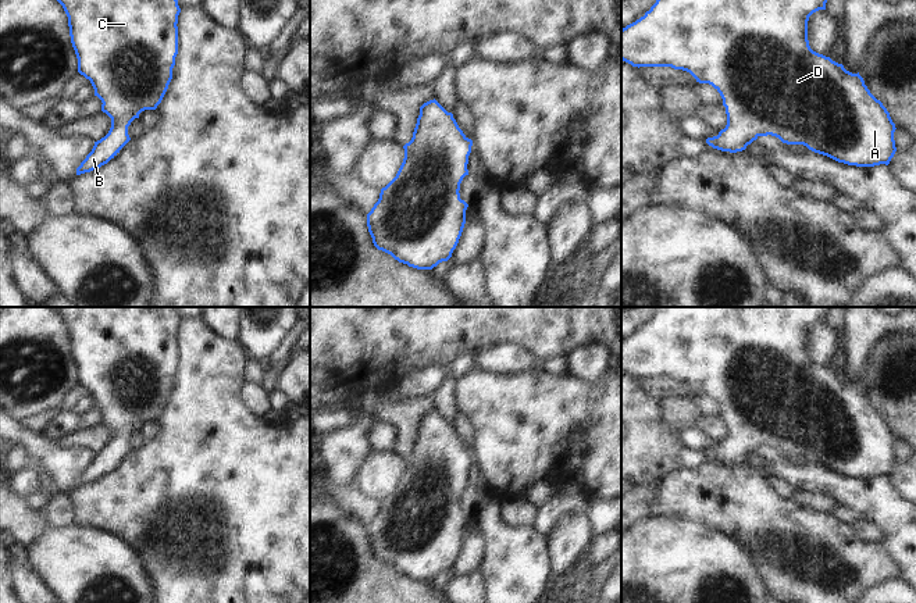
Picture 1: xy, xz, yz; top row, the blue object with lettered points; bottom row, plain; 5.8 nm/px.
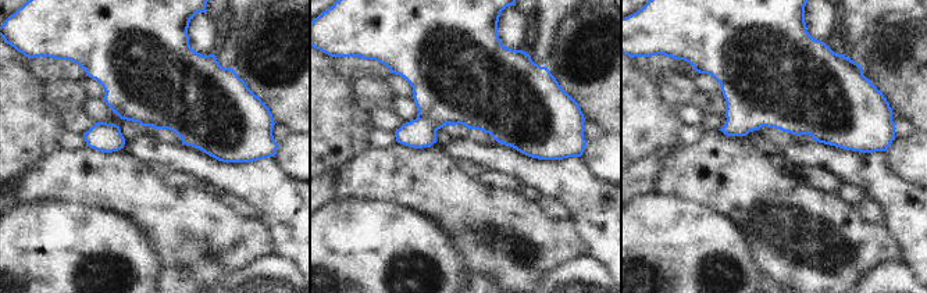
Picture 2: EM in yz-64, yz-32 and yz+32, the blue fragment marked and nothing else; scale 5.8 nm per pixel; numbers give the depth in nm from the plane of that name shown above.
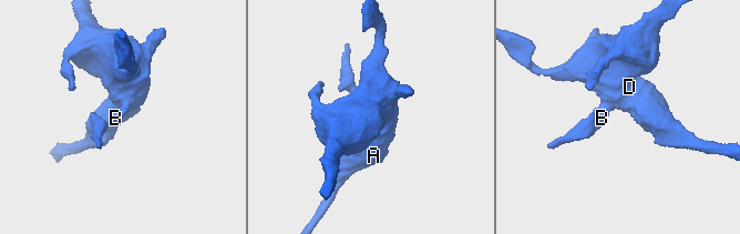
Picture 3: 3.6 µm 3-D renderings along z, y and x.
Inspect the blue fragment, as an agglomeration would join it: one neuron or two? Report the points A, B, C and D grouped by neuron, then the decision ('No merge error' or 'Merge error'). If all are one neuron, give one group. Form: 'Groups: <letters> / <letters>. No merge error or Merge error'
Groups: A B C D. No merge error

